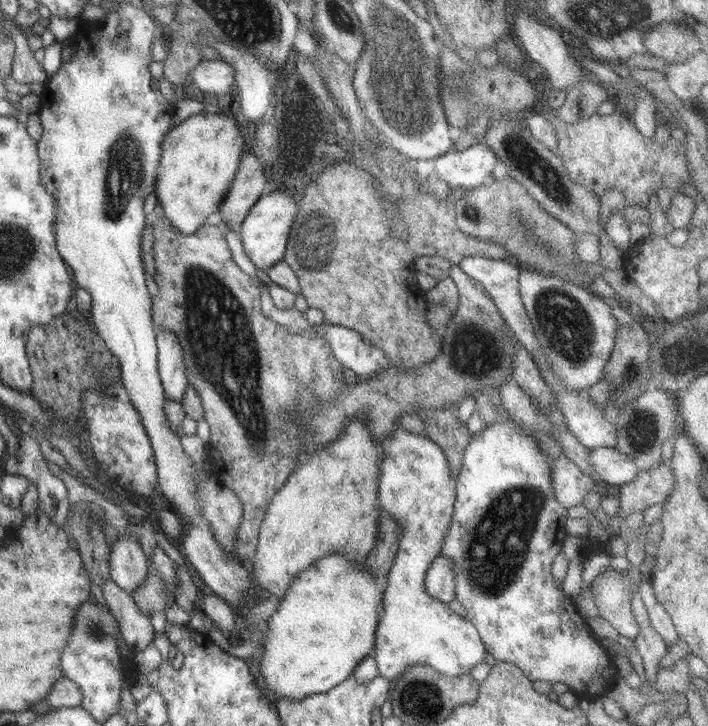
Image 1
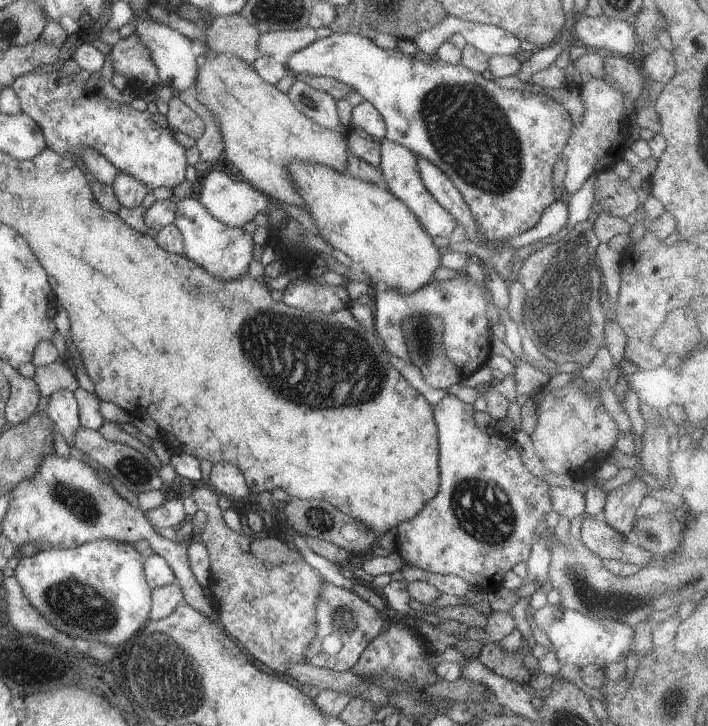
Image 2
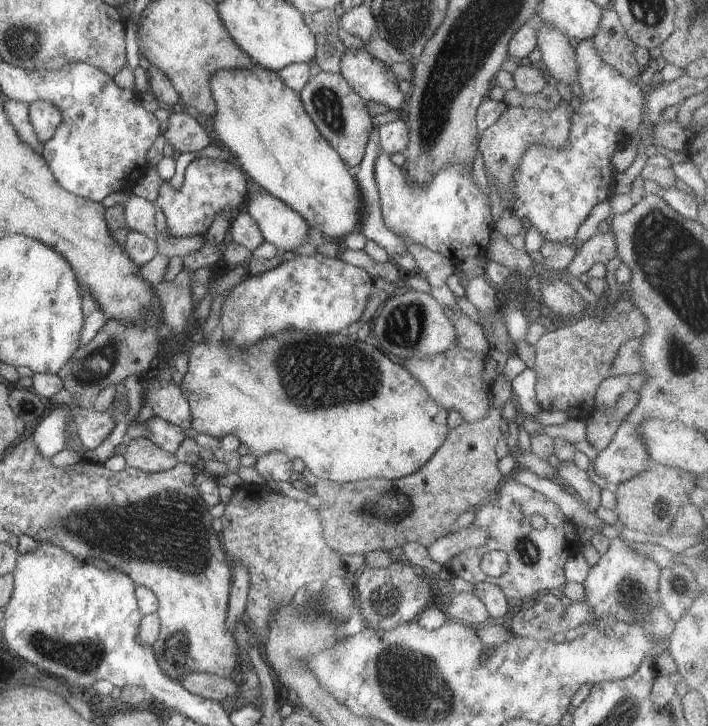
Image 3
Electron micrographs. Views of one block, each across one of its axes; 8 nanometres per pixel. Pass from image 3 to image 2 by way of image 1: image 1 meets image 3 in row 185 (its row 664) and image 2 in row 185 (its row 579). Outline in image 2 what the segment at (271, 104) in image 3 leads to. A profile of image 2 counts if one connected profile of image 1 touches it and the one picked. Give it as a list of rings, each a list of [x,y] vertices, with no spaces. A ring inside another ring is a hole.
[[[292,162],[288,166],[288,174],[292,178],[292,186],[302,196],[306,209],[314,218],[316,228],[320,236],[334,250],[344,252],[354,265],[363,270],[371,280],[371,285],[377,282],[385,282],[392,290],[398,290],[400,294],[416,292],[434,281],[434,272],[440,266],[440,258],[443,253],[432,242],[432,237],[418,222],[418,217],[393,193],[384,188],[379,188],[372,182],[358,180],[350,174],[340,174],[338,170],[322,164],[306,164],[306,162]]]

